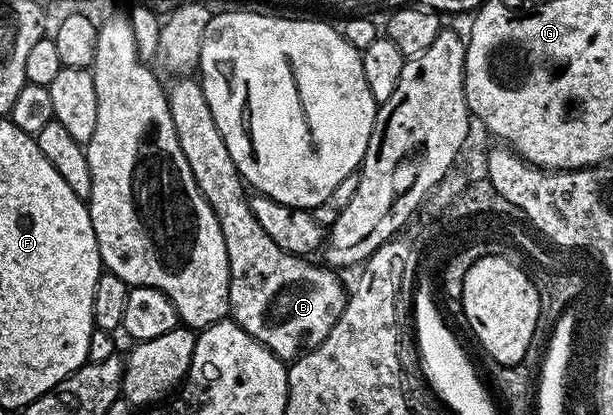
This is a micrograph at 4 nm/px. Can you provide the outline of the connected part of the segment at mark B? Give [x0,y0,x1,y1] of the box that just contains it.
[167,78,349,362]

